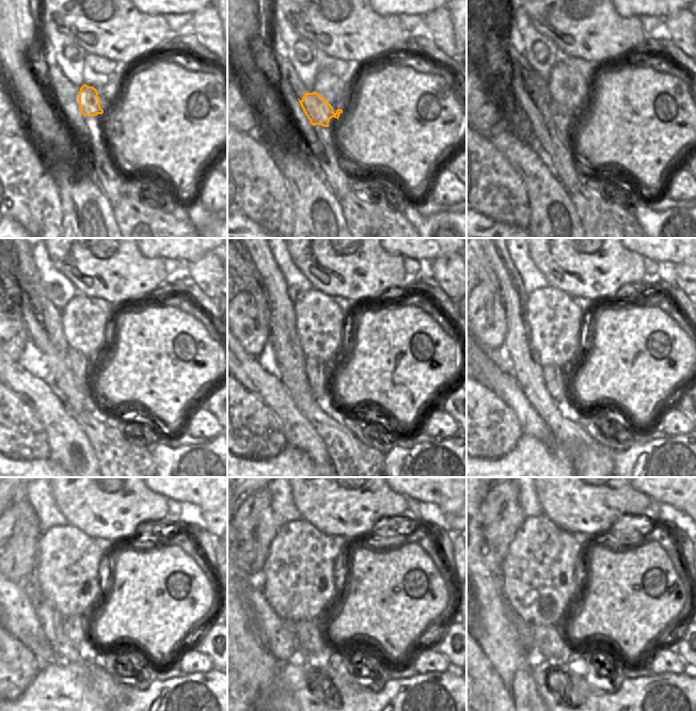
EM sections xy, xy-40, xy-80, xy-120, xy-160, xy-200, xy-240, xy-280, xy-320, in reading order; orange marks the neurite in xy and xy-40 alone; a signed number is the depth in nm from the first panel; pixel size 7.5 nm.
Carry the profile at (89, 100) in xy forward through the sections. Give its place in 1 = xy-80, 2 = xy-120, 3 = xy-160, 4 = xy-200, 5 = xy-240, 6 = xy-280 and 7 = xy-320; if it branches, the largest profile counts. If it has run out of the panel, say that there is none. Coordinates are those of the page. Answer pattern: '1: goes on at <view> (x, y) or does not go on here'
1: goes on at xy-80 (557, 119)
2: goes on at xy-120 (79, 364)
3: goes on at xy-160 (317, 370)
4: goes on at xy-200 (556, 378)
5: goes on at xy-240 (76, 627)
6: goes on at xy-280 (310, 634)
7: goes on at xy-320 (551, 646)

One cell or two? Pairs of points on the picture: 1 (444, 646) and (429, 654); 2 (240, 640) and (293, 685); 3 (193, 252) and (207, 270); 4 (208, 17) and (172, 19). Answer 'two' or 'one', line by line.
1: two
2: two
3: two
4: two

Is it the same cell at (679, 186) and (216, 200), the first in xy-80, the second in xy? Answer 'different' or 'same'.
same

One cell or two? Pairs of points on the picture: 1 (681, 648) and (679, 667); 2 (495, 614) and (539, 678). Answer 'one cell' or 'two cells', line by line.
1: two cells
2: two cells

